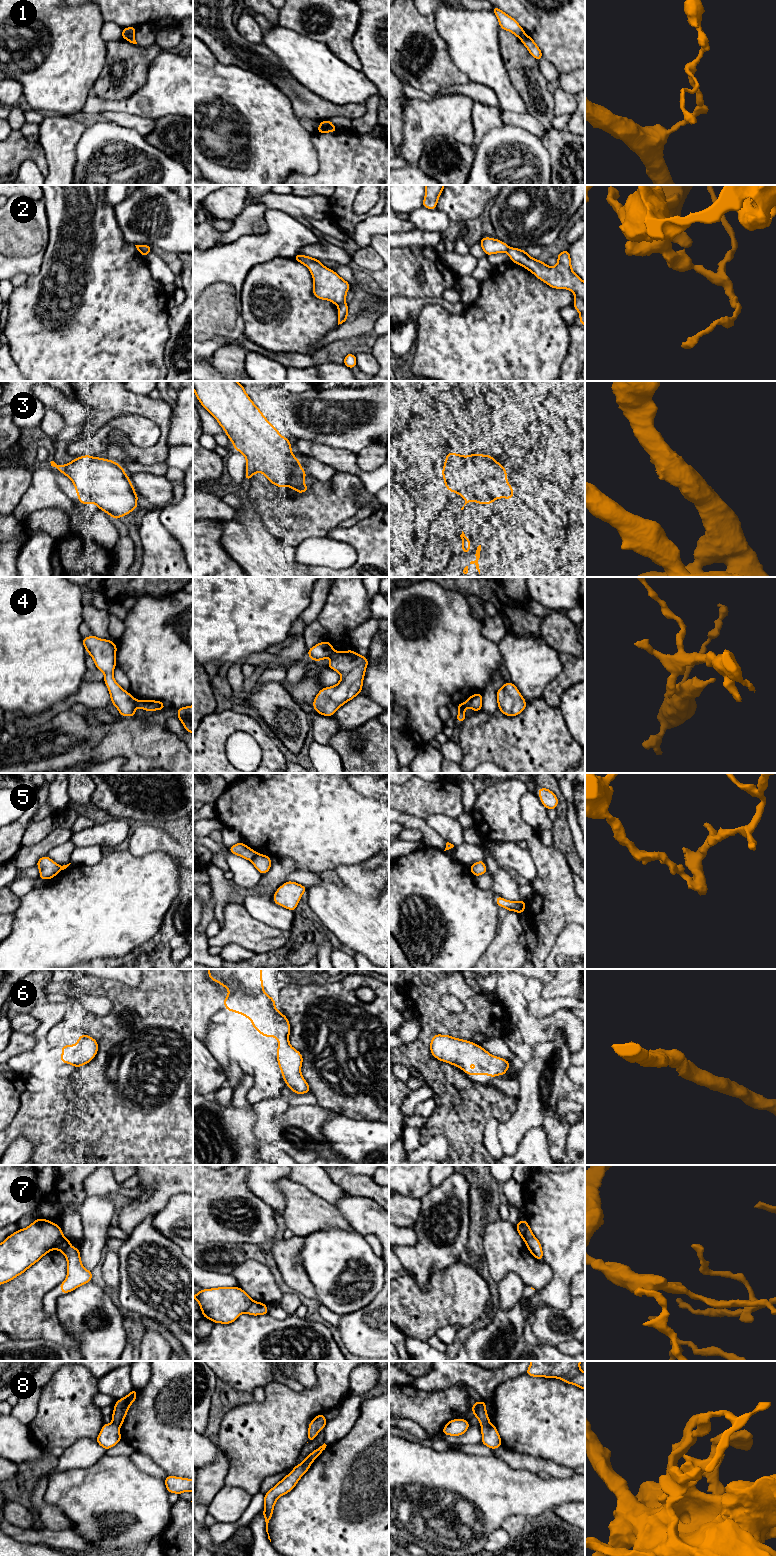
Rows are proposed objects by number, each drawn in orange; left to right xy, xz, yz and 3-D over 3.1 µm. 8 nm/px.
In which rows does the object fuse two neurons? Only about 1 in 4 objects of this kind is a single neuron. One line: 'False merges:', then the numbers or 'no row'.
False merges: 1, 2, 4, 5, 7, 8

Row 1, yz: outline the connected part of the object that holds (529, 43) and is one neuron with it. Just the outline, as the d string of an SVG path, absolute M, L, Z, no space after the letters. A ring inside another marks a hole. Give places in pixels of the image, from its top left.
M525 35L521 38L521 42L536 60L539 61L543 57L541 50L530 36Z

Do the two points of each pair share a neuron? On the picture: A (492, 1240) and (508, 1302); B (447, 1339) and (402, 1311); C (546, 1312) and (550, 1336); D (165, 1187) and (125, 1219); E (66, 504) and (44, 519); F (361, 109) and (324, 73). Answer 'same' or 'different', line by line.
A: different
B: different
C: same
D: same
E: different
F: different

